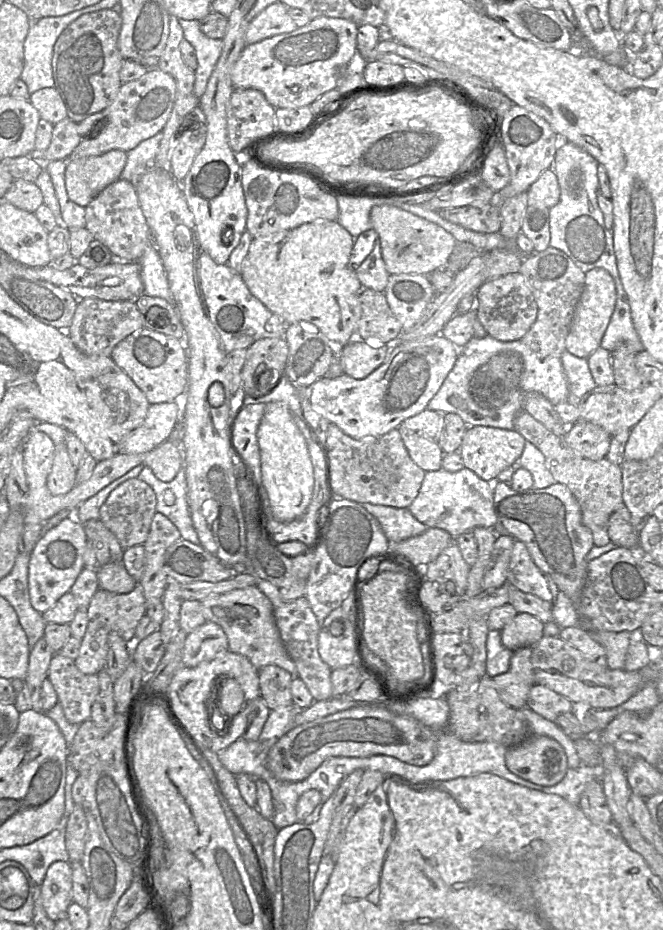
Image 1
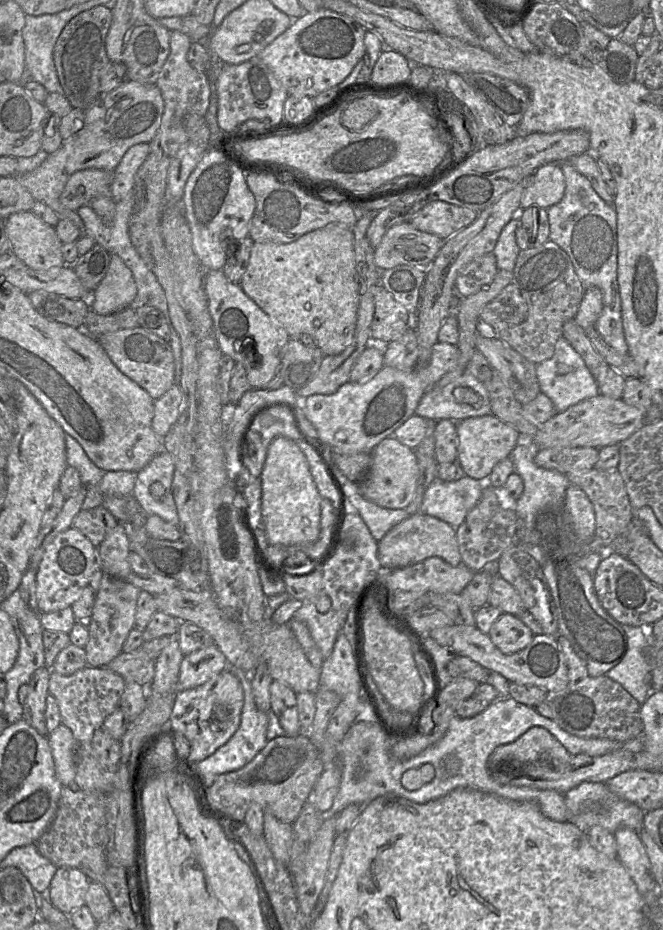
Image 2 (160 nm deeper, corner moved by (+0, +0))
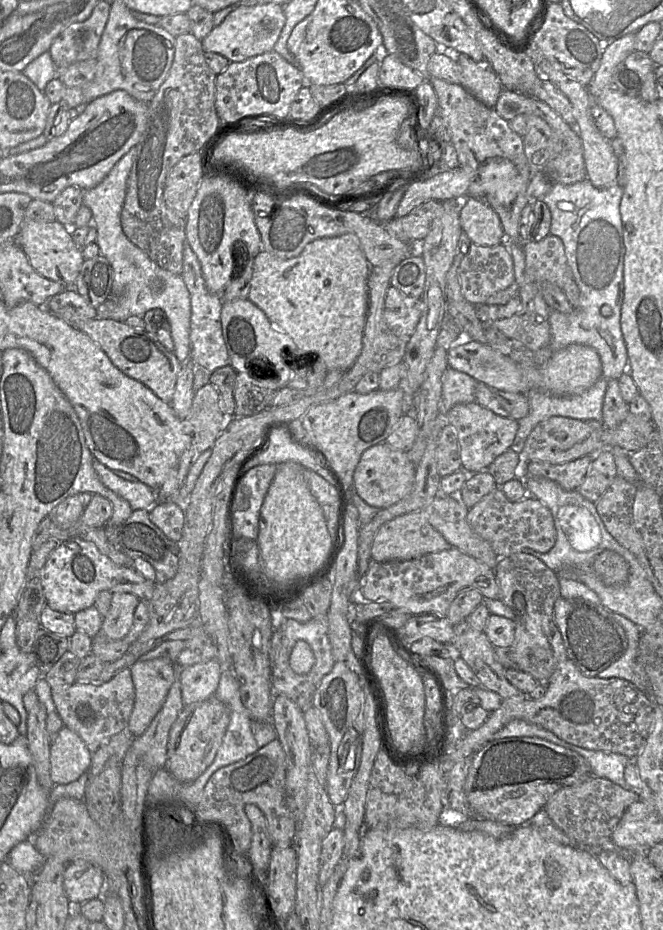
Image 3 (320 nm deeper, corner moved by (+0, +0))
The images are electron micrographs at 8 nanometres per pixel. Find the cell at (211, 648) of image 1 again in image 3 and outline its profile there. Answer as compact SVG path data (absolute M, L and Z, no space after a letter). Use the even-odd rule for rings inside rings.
M218 660L201 662L180 669L181 695L184 706L213 696L218 688L222 667Z

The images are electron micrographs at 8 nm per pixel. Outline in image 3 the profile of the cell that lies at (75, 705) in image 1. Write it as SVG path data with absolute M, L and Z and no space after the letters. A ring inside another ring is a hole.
M125 668L104 683L74 682L65 688L54 688L52 699L64 726L73 730L94 753L111 736L128 727L135 700L131 670Z

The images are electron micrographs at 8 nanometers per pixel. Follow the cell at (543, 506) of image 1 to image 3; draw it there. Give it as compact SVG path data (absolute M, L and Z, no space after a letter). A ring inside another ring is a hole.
M559 597L554 605L554 618L563 638L568 659L586 677L598 674L617 662L626 652L628 640L623 627L601 603L594 604L583 598Z

